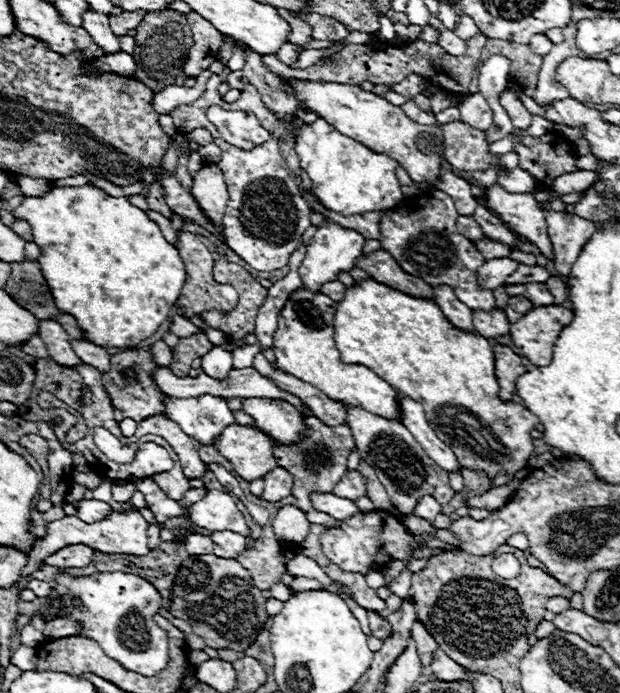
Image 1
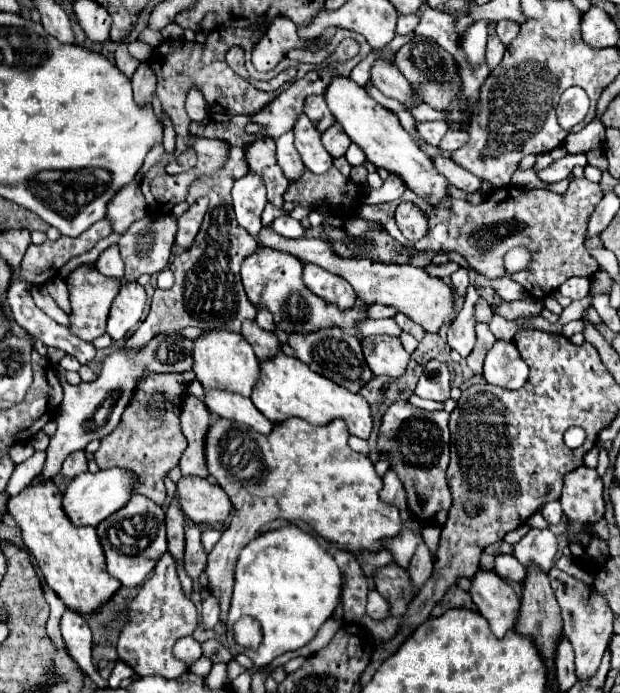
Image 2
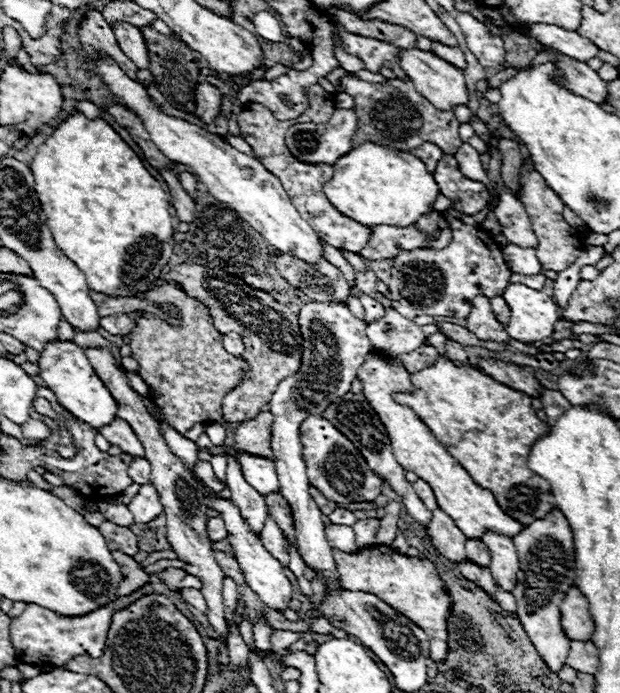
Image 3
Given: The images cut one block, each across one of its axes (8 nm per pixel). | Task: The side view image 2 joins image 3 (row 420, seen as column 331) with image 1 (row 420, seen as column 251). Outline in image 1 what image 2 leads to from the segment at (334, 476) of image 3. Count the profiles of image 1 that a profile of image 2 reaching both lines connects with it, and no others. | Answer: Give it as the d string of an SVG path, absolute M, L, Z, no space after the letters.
M244 398L242 410L250 414L262 430L280 442L298 442L302 432L302 416L282 398Z

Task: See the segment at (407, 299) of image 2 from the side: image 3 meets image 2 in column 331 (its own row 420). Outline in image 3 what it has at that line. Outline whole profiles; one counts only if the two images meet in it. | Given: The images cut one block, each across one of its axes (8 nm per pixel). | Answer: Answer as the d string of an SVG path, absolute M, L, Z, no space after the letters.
M258 412L252 420L244 420L236 430L236 444L238 450L274 460L272 448L270 448L270 424L272 414L270 412Z

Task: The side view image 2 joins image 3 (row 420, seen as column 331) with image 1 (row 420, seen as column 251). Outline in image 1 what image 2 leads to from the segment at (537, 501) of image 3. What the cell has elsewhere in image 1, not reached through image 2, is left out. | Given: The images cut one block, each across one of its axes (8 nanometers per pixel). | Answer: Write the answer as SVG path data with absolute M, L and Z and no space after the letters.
M372 278L356 280L354 286L346 286L344 300L338 302L336 306L334 342L342 362L362 364L374 370L394 388L402 390L406 396L420 402L422 408L426 410L426 418L430 426L438 432L438 438L454 450L456 460L462 466L484 470L494 478L496 472L500 470L520 472L528 464L528 460L514 460L514 456L522 456L522 458L528 456L530 430L534 430L536 424L540 424L538 416L534 416L528 408L520 404L502 402L498 398L492 344L476 332L466 332L456 328L442 314L442 310L434 300L402 294L400 290L374 282Z

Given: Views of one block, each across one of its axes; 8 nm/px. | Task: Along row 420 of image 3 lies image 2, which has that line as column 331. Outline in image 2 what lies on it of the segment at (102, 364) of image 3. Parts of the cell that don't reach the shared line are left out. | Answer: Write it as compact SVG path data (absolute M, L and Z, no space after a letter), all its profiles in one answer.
M334 124L322 134L322 144L332 158L340 158L346 154L350 146L350 138L344 134L344 128L340 124Z

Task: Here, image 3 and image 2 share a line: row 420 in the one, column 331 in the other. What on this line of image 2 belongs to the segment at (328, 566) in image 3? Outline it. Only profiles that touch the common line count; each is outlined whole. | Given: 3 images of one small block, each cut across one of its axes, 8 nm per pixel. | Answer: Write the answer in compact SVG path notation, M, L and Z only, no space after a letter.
M304 264L304 284L316 296L324 298L326 302L336 304L342 310L354 306L356 294L352 290L352 286L348 282L344 282L344 278L340 278L316 264Z

